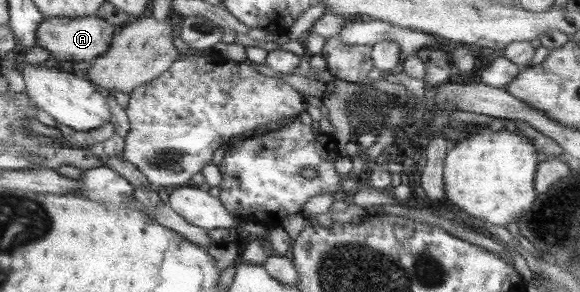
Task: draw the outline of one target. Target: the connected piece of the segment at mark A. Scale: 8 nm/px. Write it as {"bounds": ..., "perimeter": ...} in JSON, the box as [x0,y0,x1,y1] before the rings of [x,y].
{"bounds":[38,16,116,60],"perimeter":[[[98,16],[82,18],[46,18],[38,29],[38,44],[50,51],[50,54],[59,60],[94,60],[101,57],[112,46],[116,30],[110,22]]]}

